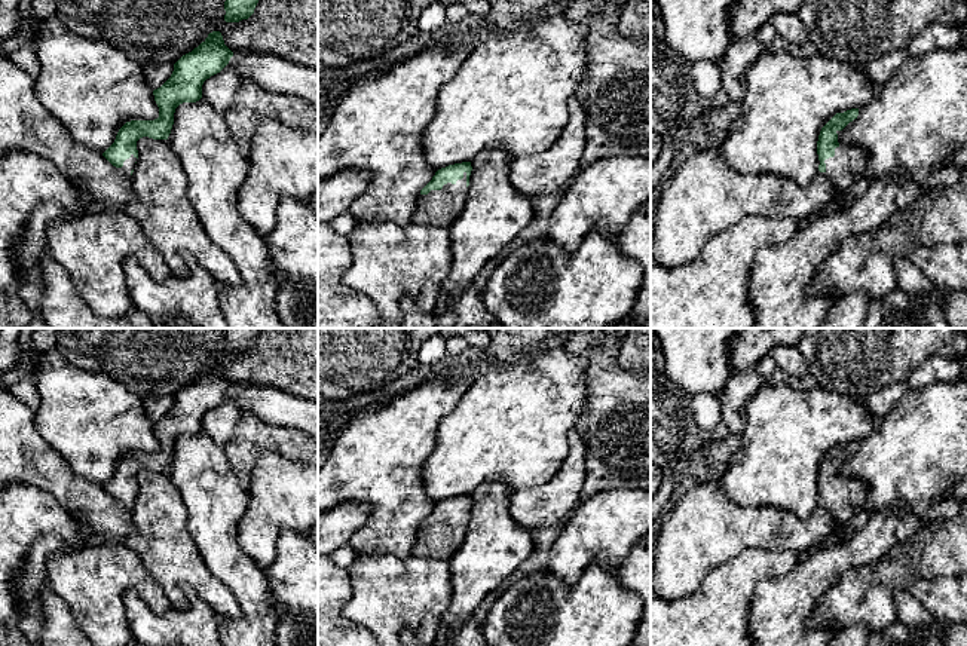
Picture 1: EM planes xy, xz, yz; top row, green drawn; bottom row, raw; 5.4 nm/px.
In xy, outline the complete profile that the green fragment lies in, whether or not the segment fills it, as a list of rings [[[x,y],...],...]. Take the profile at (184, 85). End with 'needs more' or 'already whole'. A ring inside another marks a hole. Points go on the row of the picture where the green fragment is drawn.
[[[209,33],[198,48],[174,64],[171,77],[153,91],[159,117],[126,122],[102,156],[123,174],[132,175],[138,159],[137,141],[143,137],[168,140],[175,108],[183,102],[199,101],[204,82],[220,73],[232,56],[233,52],[224,45],[221,33]]]; needs more

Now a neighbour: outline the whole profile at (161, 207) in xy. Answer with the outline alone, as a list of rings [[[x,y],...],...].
[[[143,137],[137,141],[138,159],[131,175],[135,199],[125,206],[162,255],[172,275],[186,276],[190,263],[208,270],[218,284],[239,285],[241,275],[232,258],[205,233],[187,198],[187,175],[166,140]]]

